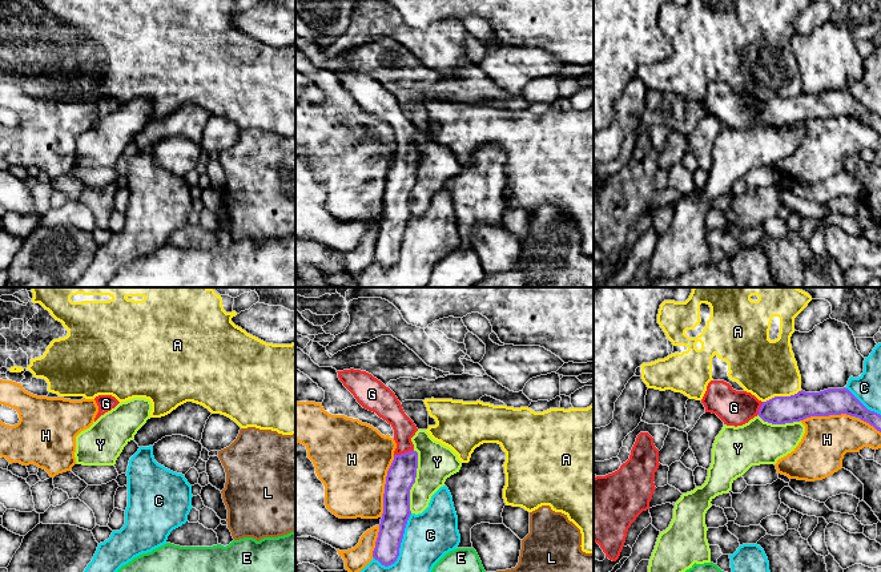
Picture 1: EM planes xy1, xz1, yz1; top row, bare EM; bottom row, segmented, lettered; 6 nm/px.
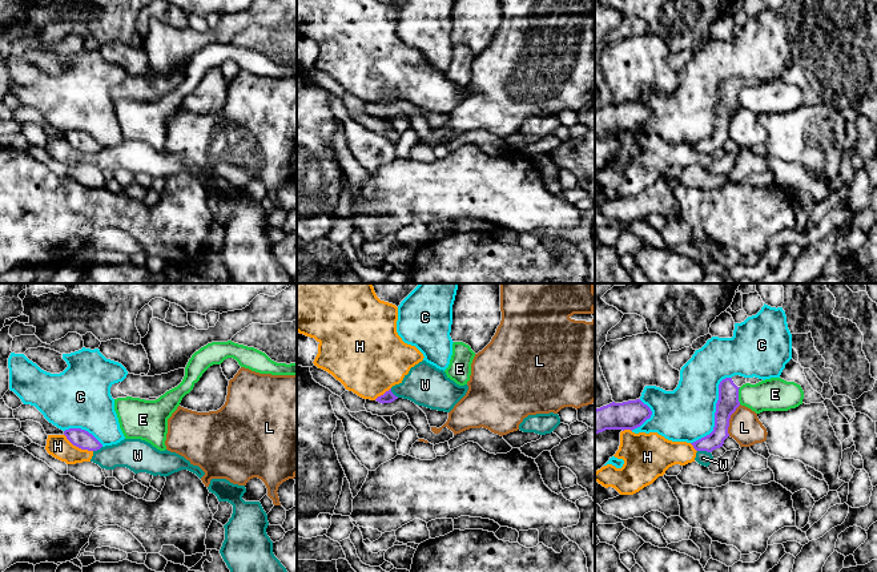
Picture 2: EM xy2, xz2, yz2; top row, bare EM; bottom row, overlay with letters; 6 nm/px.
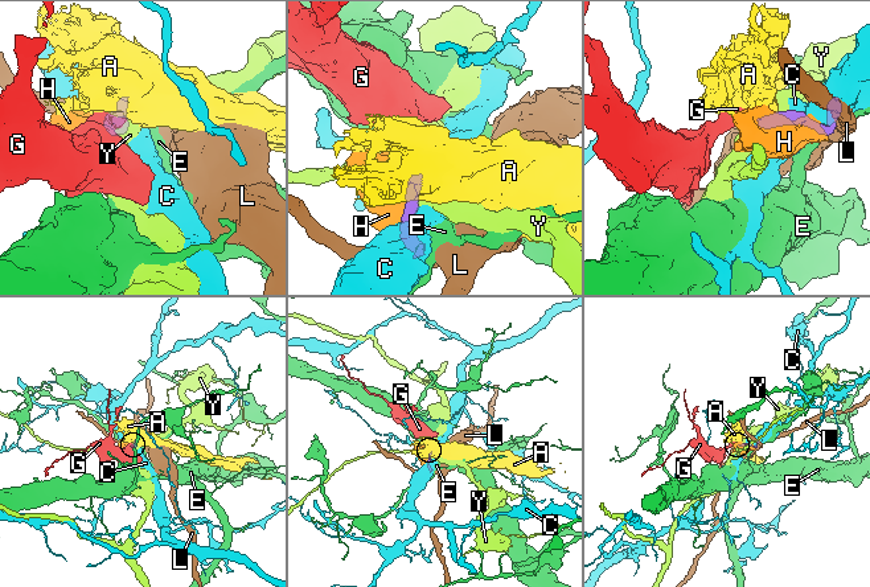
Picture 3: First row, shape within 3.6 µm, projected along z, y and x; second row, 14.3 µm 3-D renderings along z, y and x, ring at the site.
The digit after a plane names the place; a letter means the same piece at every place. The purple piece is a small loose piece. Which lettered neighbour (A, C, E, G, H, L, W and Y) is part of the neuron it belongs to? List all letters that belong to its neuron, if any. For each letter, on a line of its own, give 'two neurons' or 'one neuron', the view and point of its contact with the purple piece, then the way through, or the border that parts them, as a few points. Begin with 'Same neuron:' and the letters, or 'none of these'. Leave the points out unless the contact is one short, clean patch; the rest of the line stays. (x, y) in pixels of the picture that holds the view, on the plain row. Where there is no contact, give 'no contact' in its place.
Same neuron: G
A: two neurons; contact yz1 (781, 99); border yz1 (801, 92), (789, 97), (775, 97), (763, 104)
C: two neurons; contact yz2 (716, 113)
E: two neurons; contact yz2 (737, 97); border yz2 (740, 89), (739, 105)
G: one neuron; contact xz1 (405, 154); way xz1 (401, 178), (405, 154), (403, 129)
H: two neurons; contact xz1 (385, 188)
L: two neurons; contact yz2 (728, 123); border yz2 (740, 107), (731, 117), (728, 137)
W: two neurons; contact yz2 (704, 152); border yz2 (698, 152), (709, 154)
Y: two neurons; contact xz1 (414, 184); border xz1 (415, 152), (417, 178), (410, 192), (410, 214)

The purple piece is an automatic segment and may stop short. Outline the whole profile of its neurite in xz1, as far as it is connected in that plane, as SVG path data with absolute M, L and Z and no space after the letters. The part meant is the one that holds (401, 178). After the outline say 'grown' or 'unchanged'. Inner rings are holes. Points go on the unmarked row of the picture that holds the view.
M361 72L337 73L339 82L366 112L375 114L394 132L397 150L387 173L383 215L373 259L382 267L394 266L399 258L410 213L410 192L415 185L418 154L411 140L418 133L414 124L405 116L395 96L371 76Z; grown

